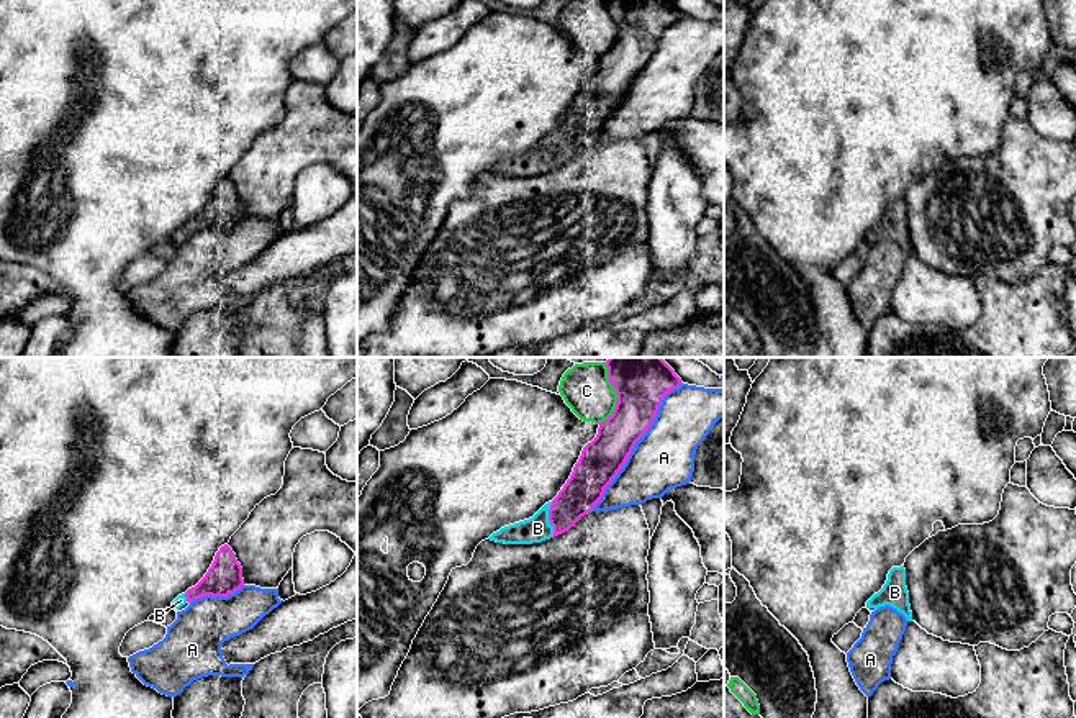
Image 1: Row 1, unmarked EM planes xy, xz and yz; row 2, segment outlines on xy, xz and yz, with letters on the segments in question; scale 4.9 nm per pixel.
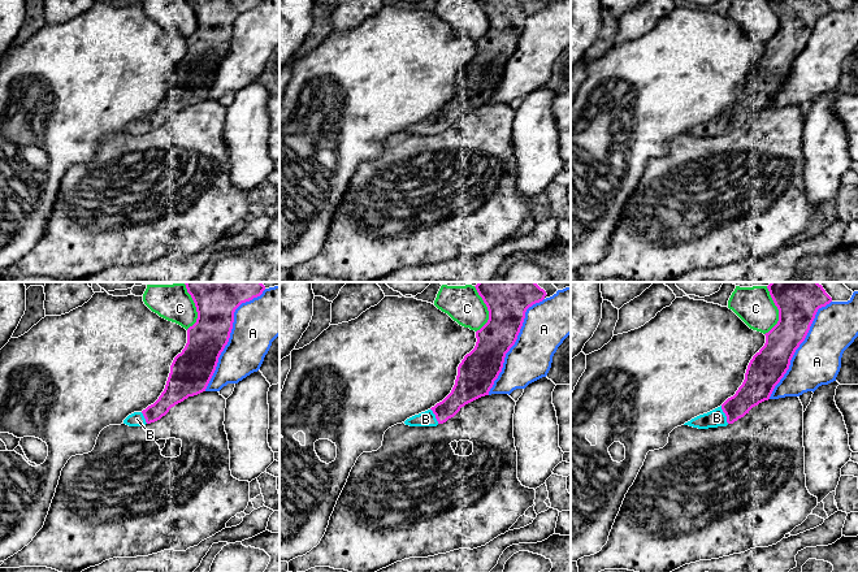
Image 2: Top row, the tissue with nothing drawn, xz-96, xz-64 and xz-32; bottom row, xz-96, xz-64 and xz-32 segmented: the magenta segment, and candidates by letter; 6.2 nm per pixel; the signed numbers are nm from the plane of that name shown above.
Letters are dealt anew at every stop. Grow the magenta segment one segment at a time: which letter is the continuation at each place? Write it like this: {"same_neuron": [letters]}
{"same_neuron": ["B"]}

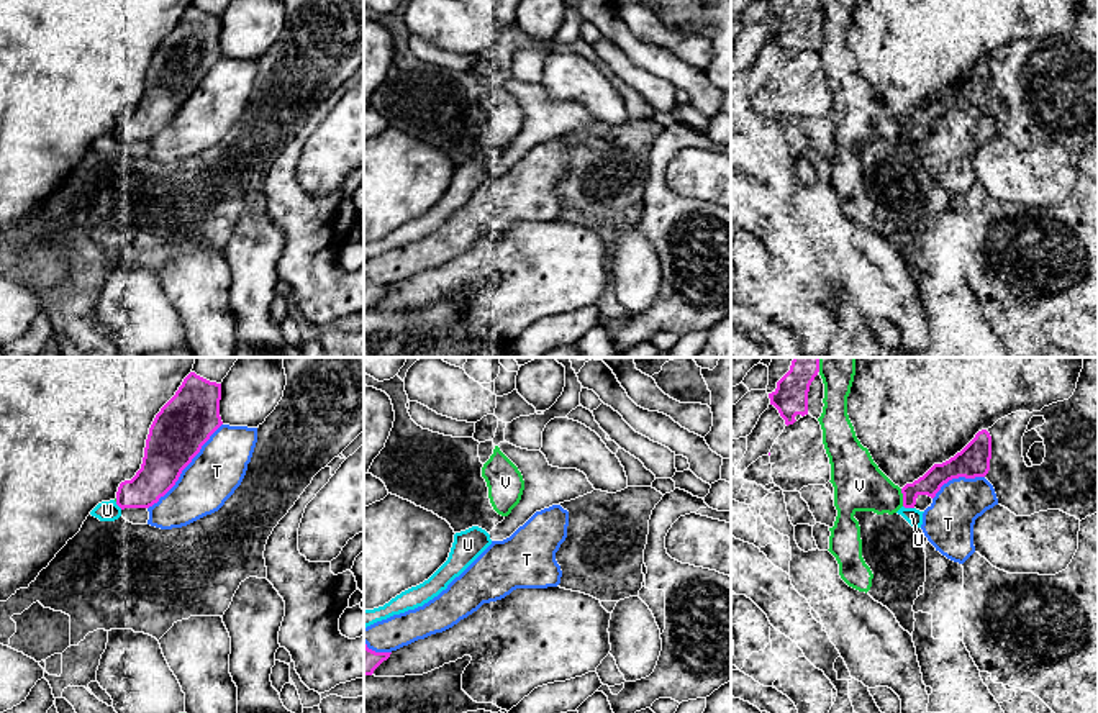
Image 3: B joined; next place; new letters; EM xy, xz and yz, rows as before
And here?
{"same_neuron": []}

